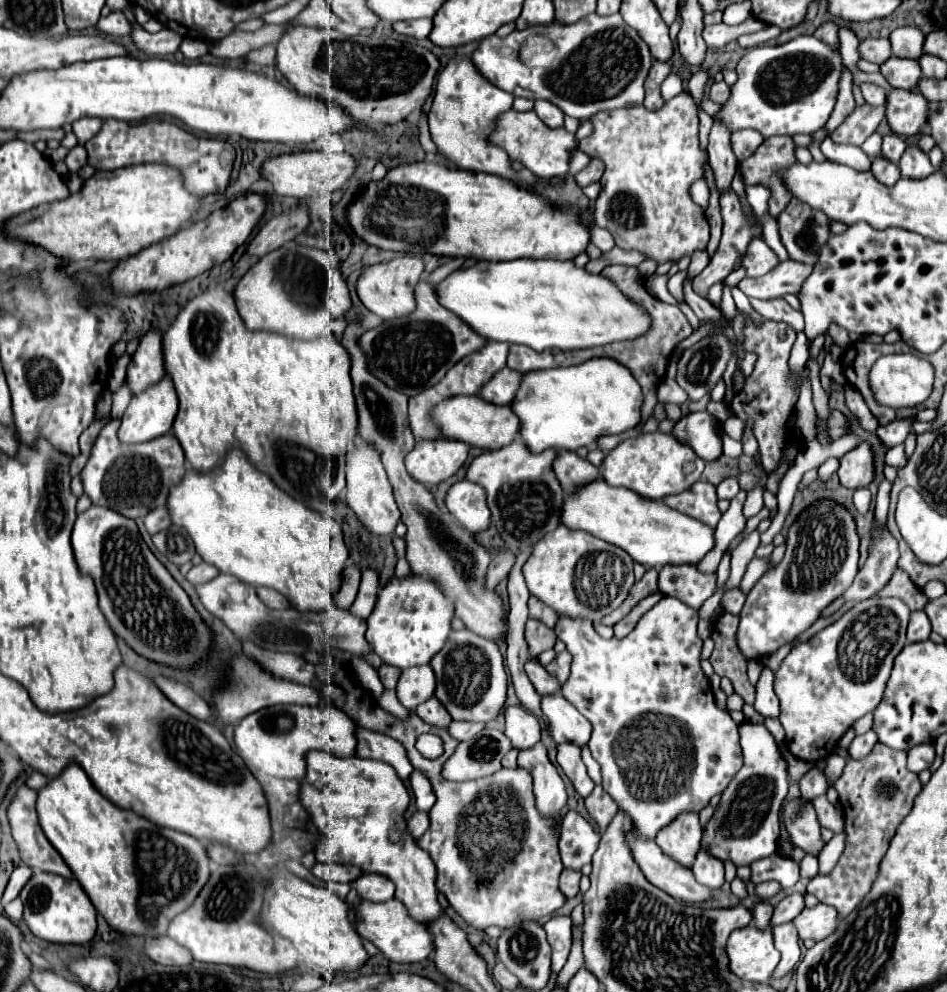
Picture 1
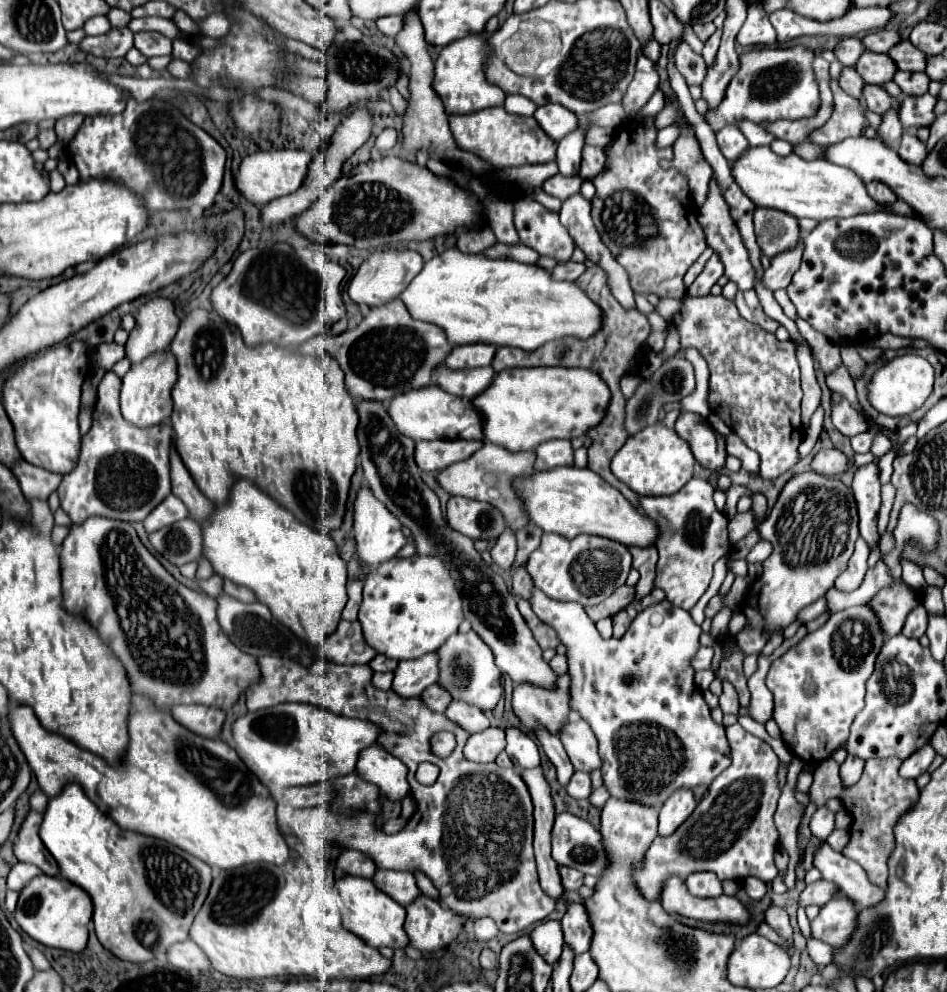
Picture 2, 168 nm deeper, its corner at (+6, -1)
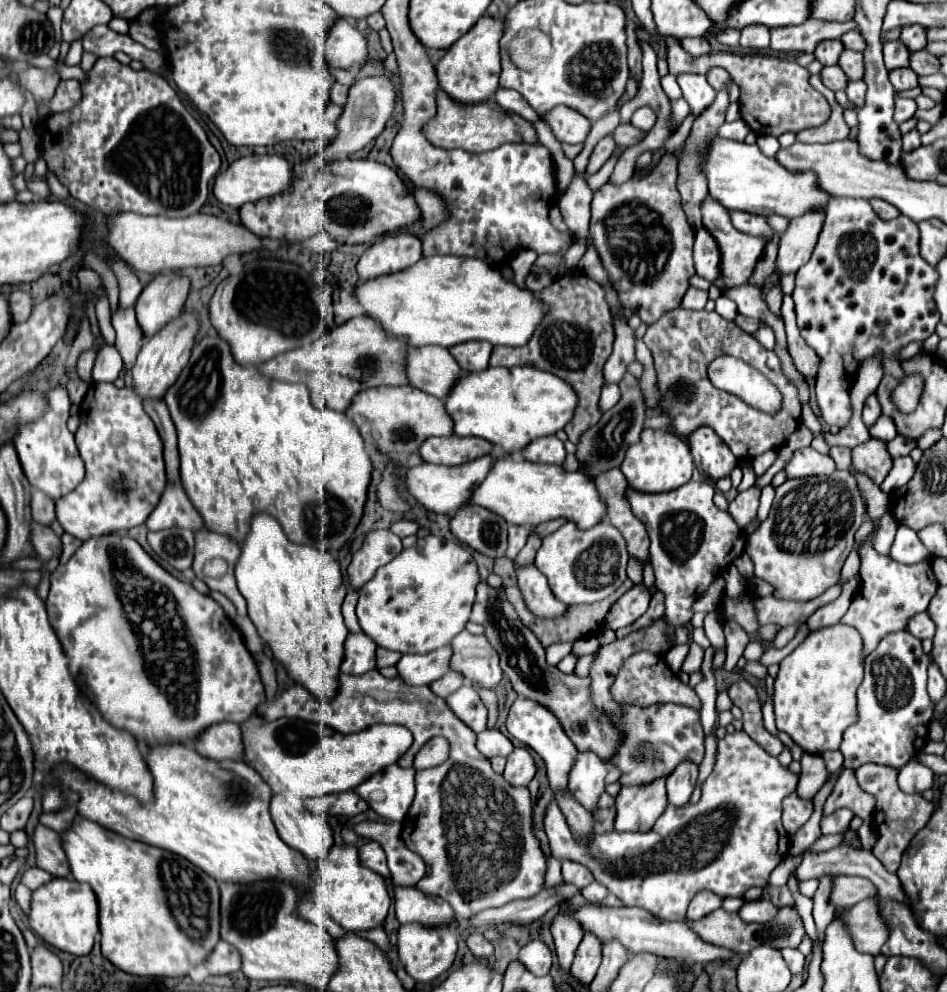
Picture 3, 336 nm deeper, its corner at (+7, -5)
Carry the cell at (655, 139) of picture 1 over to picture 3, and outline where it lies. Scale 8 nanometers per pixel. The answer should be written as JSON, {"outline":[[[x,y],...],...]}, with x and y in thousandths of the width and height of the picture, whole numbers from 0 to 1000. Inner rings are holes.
{"outline":[[[701,155],[697,163],[682,175],[672,171],[665,181],[657,185],[638,185],[631,194],[627,194],[625,202],[625,222],[623,222],[623,236],[627,248],[644,274],[644,282],[655,292],[655,302],[661,310],[676,308],[674,319],[678,325],[688,327],[693,325],[703,313],[712,313],[718,308],[722,294],[727,292],[727,280],[735,274],[731,262],[731,246],[733,246],[733,232],[724,222],[720,212],[720,200],[714,192],[716,179],[716,163],[712,155]]]}

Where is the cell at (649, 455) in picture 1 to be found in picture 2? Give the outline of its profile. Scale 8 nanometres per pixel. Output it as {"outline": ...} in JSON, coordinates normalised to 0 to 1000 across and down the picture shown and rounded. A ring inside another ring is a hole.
{"outline":[[[690,427],[662,442],[645,466],[645,476],[675,500],[702,500],[717,496],[732,482],[732,468],[734,462],[728,448],[715,440],[713,433],[702,431],[700,427]]]}

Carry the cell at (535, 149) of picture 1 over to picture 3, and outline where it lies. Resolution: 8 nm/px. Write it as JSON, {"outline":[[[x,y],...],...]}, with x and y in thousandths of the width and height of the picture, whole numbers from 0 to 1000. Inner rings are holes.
{"outline":[[[467,91],[463,93],[460,119],[454,121],[452,127],[448,127],[448,135],[463,149],[471,149],[471,151],[488,149],[498,155],[517,153],[532,145],[564,145],[564,143],[568,143],[566,129],[562,123],[558,123],[545,115],[532,113],[524,103],[517,101],[517,103],[501,105],[501,107],[488,107],[488,105],[479,103],[473,95],[467,95]]]}

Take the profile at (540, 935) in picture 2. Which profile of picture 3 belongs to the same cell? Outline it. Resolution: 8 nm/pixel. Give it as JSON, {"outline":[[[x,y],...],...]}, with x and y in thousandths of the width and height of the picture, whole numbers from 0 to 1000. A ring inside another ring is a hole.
{"outline":[[[564,946],[564,948],[560,948],[560,950],[549,958],[547,968],[549,968],[562,982],[577,984],[577,982],[581,980],[581,974],[583,974],[583,958],[581,958],[570,946]]]}

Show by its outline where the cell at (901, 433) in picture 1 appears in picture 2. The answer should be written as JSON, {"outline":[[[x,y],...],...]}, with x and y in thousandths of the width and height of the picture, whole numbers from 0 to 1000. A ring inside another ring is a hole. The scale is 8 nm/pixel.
{"outline":[[[911,435],[911,438],[903,438],[903,440],[897,442],[901,456],[907,456],[907,458],[916,458],[918,456],[920,444],[922,444],[922,435]]]}

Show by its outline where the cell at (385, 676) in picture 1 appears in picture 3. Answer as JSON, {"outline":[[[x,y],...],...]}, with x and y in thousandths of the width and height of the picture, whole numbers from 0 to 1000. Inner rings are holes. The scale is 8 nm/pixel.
{"outline":[[[399,653],[397,655],[397,673],[403,675],[403,673],[410,673],[410,671],[418,671],[420,663],[422,663],[420,657],[412,657],[412,655]]]}

